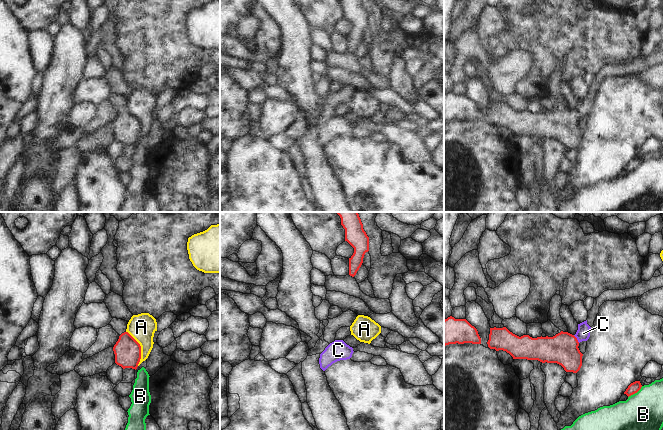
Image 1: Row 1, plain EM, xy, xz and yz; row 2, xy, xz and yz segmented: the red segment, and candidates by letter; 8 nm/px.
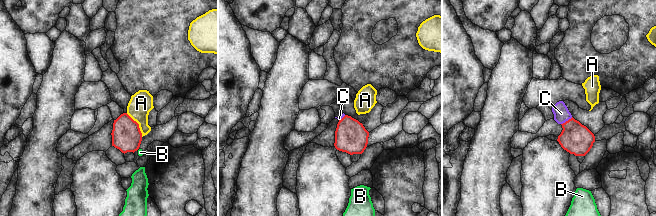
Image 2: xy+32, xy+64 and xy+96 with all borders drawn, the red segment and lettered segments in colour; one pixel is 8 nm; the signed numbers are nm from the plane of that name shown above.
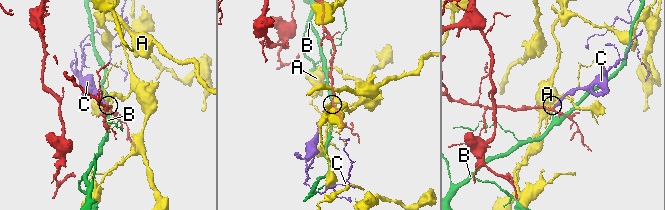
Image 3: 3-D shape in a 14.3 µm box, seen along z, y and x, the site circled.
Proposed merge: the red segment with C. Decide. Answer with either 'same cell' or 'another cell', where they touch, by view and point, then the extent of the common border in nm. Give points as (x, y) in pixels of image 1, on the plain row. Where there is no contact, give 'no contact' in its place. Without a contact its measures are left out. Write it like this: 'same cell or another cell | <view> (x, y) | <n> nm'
same cell | yz (576, 115) | 80 nm

